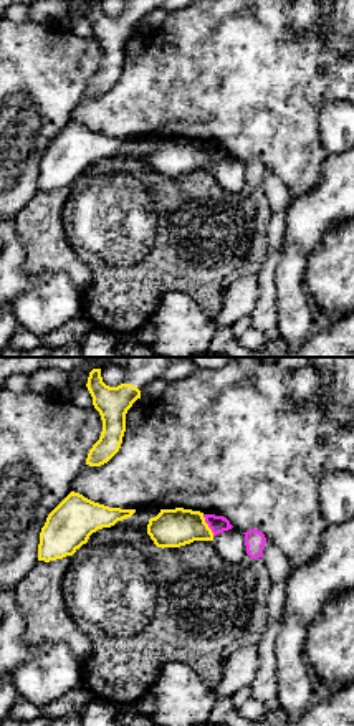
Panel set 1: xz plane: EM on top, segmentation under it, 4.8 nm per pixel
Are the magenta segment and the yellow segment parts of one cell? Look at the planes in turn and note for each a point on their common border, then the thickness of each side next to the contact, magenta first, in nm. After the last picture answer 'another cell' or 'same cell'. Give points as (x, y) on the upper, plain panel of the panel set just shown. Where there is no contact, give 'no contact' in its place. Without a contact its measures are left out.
meets magenta at (207, 152); 80 nm thick on the magenta side, 190 nm on the other

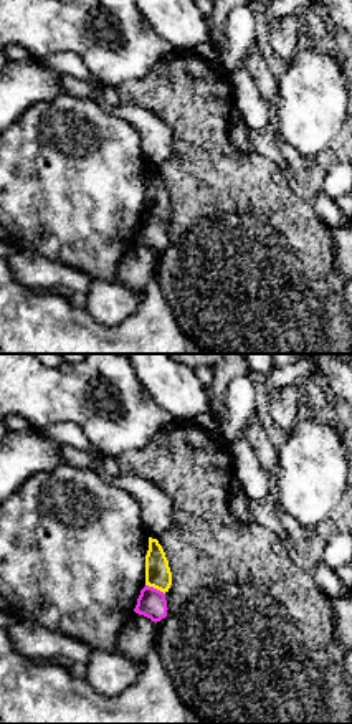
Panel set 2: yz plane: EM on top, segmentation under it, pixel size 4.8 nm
meets magenta at (156, 219); 140 nm thick on the magenta side, 130 nm on the other

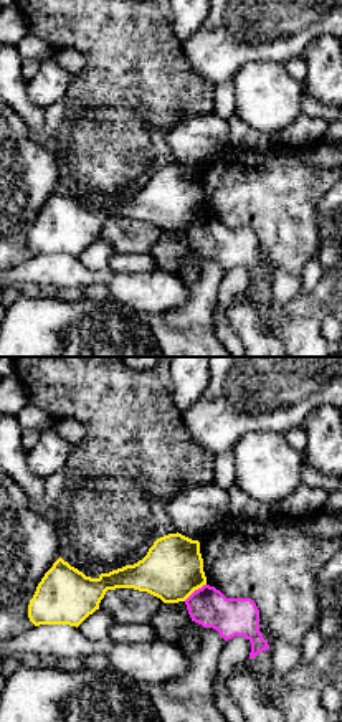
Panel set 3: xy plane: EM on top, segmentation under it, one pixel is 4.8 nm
meets magenta at (195, 220); 190 nm thick on the magenta side, 300 nm on the other

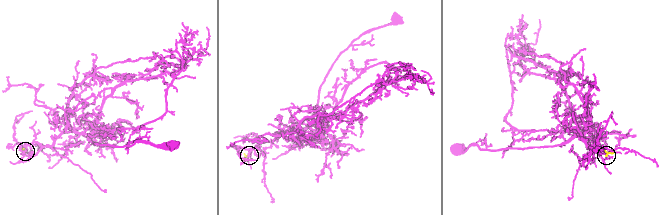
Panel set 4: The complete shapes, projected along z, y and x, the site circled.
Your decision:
another cell

